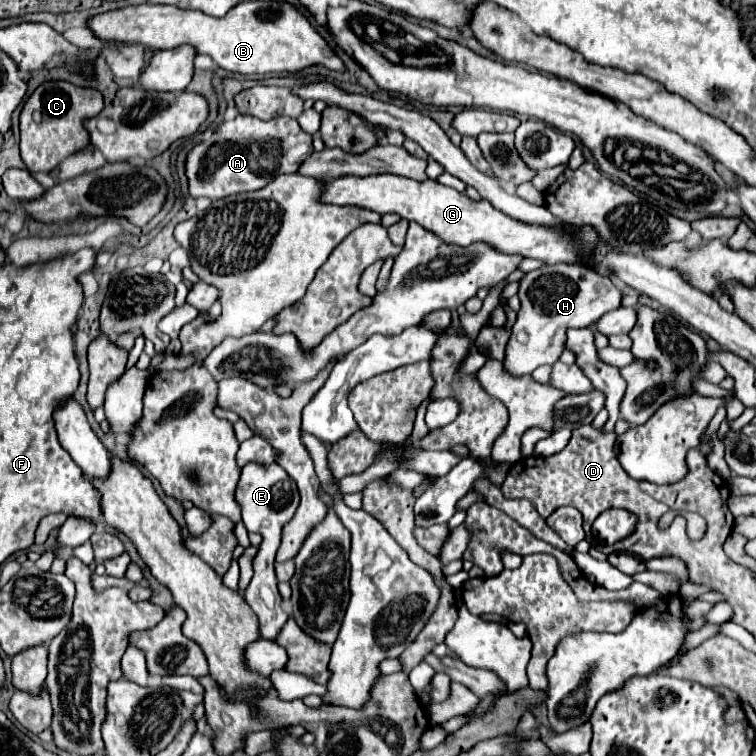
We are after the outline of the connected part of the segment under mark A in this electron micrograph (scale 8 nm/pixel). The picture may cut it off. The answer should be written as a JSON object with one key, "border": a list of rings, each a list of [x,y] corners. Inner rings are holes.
{"border":[[[239,114],[233,120],[225,120],[209,140],[193,146],[185,158],[185,174],[189,182],[191,198],[219,200],[231,194],[253,192],[267,182],[275,180],[281,172],[293,174],[299,164],[313,152],[311,136],[305,134],[293,118],[259,120]]]}

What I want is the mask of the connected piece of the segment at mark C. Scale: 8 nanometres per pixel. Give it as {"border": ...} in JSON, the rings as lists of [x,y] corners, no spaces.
{"border":[[[47,80],[27,98],[21,116],[21,158],[29,172],[49,172],[61,160],[89,144],[83,120],[103,110],[103,94],[91,86],[75,86],[65,80]]]}

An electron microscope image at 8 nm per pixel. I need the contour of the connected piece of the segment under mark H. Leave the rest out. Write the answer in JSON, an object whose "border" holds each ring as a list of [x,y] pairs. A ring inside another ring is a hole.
{"border":[[[553,264],[527,272],[519,280],[521,308],[517,312],[511,338],[505,348],[503,368],[513,378],[533,374],[543,364],[555,364],[565,344],[567,328],[587,328],[595,324],[605,312],[619,308],[621,290],[609,276],[601,276],[577,264]]]}

